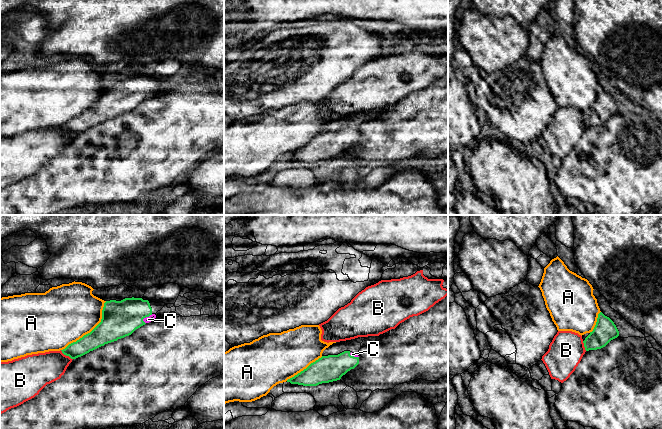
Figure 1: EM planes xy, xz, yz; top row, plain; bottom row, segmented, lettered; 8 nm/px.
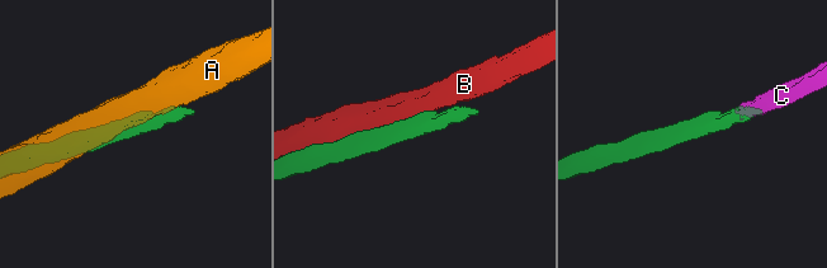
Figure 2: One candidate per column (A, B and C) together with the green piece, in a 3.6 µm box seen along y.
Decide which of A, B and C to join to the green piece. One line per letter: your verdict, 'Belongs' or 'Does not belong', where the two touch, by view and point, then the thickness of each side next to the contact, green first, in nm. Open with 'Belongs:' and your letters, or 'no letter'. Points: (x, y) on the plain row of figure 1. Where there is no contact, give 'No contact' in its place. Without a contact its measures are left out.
Belongs: C
A: Does not belong. Touches green at xy (91, 107). Thickness 280 nm (green) against 460 nm
B: Does not belong. Touches green at xy (66, 131). Thickness 140 nm (green) against 260 nm
C: Belongs. Touches green at xy (147, 92). Thickness 280 nm (green) against 50 nm

